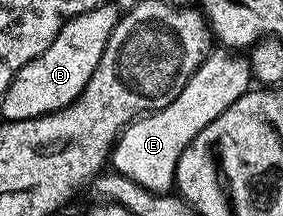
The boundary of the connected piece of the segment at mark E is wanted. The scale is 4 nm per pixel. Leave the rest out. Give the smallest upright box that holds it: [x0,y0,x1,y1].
[112,52,251,195]

